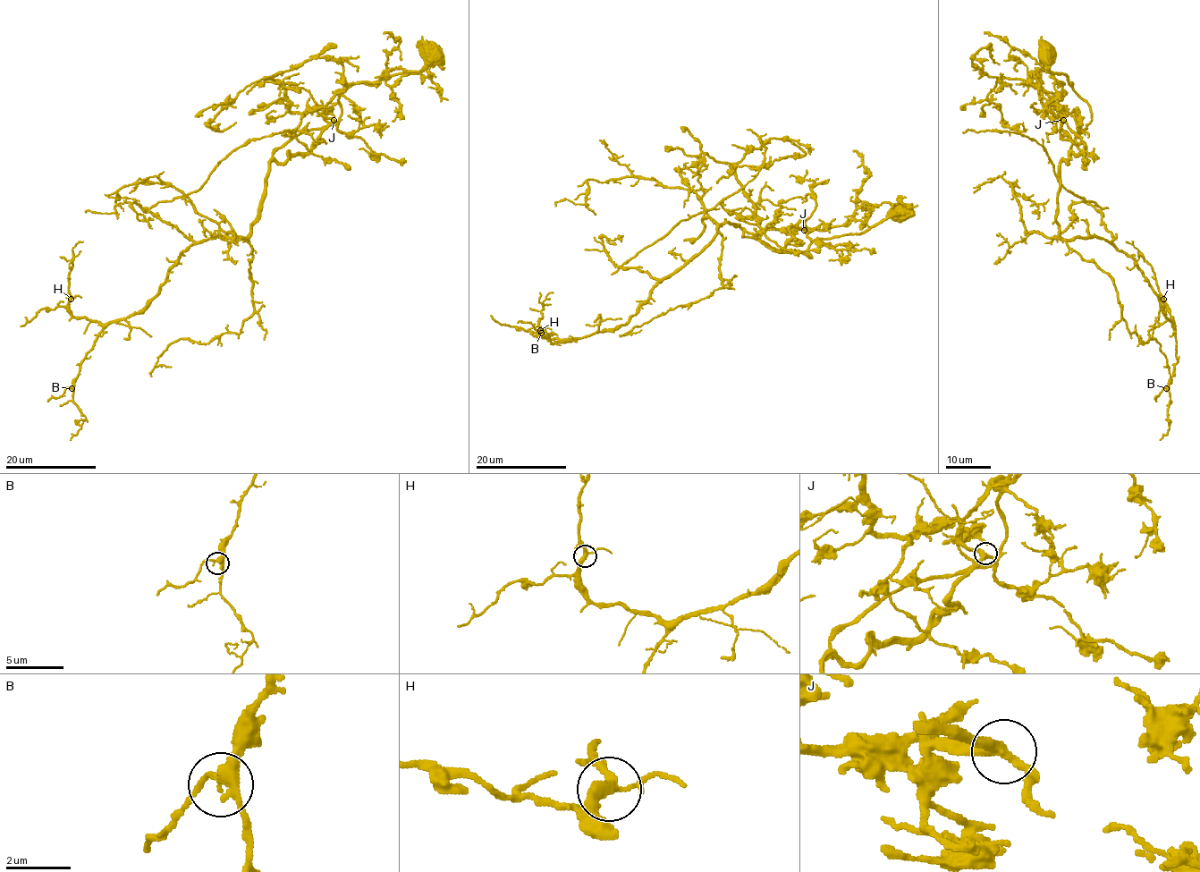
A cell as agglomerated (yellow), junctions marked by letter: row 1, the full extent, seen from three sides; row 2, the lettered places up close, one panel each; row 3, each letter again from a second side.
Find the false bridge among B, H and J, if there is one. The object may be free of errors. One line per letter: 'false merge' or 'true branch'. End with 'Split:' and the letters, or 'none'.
B: true branch
H: true branch
J: true branch
Split: none

